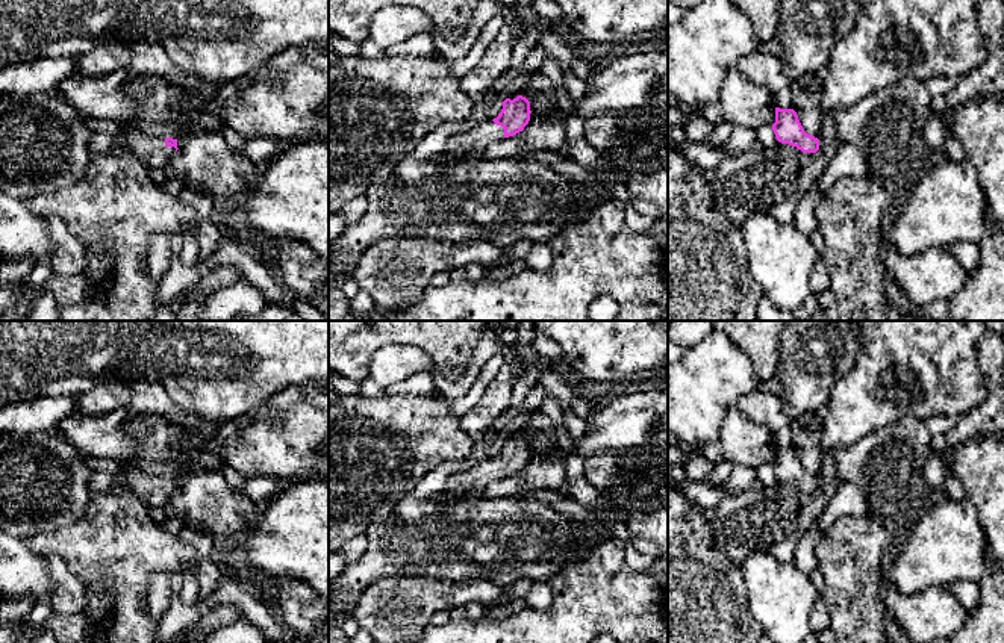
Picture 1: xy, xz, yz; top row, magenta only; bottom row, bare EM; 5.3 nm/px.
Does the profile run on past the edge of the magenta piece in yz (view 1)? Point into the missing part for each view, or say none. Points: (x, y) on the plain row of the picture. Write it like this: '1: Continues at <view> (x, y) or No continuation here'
1: No continuation here

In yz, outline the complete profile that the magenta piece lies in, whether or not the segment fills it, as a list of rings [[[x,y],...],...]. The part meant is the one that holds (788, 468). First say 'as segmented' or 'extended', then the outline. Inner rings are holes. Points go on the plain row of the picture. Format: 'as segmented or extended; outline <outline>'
as segmented; outline [[[775,446],[772,469],[778,481],[797,486],[803,492],[816,492],[819,489],[819,478],[804,471],[794,448]]]

